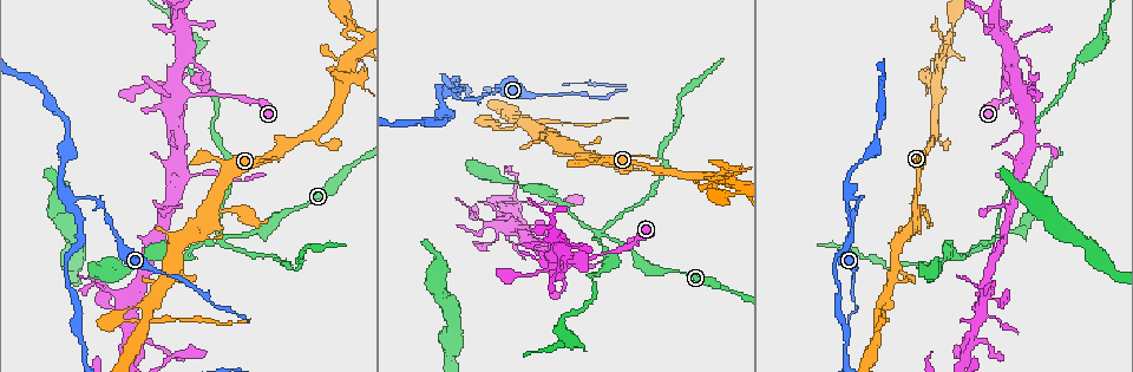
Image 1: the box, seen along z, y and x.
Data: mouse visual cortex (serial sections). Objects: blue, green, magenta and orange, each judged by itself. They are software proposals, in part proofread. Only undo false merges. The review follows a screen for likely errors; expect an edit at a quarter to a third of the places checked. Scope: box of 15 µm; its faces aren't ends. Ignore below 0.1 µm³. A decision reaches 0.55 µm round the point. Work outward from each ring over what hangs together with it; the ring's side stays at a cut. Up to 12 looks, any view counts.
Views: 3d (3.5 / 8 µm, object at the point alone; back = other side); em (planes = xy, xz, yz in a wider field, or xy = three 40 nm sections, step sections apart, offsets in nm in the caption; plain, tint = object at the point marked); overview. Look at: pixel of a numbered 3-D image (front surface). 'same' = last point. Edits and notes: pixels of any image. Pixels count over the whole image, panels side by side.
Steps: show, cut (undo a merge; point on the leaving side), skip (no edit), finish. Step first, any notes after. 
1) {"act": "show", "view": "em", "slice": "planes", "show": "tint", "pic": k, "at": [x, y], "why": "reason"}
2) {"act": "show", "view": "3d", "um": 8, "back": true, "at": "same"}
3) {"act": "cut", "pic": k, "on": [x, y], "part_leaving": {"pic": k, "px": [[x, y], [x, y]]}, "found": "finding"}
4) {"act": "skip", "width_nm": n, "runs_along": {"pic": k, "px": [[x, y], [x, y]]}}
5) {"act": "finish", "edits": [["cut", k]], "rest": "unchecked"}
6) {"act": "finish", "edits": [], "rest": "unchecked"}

{"act": "show", "view": "3d", "um": 3.5, "pic": 1, "at": [570, 266], "why": "two arms at a narrow angle"}

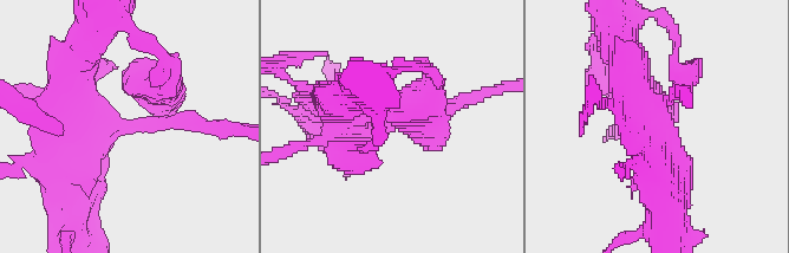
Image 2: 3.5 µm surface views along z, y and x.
{"act": "show", "view": "em", "slice": "xy", "step": 2, "show": "tint", "pic": 2, "at": [117, 127]}

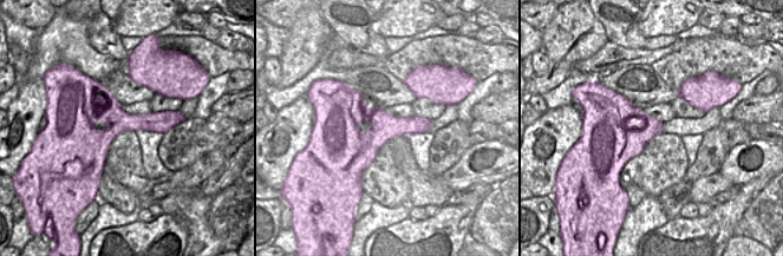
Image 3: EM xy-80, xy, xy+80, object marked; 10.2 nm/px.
{"act": "skip", "runs_along": {"pic": 2, "px": [[191, 122], [116, 125], [76, 155], [72, 183]]}, "found": "all the same cell"}

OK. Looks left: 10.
{"act": "show", "view": "3d", "um": 3.5, "pic": 1, "at": [994, 237], "why": "four-way junction"}

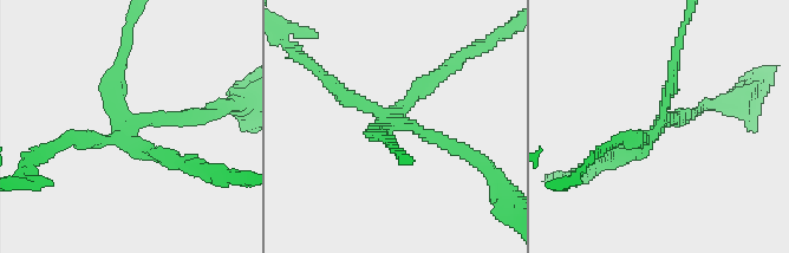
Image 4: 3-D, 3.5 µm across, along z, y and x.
{"act": "show", "view": "em", "slice": "planes", "show": "tint", "pic": 4, "at": [662, 119], "arms": 4, "arm_widths_nm": [150, 200, 200, 200]}

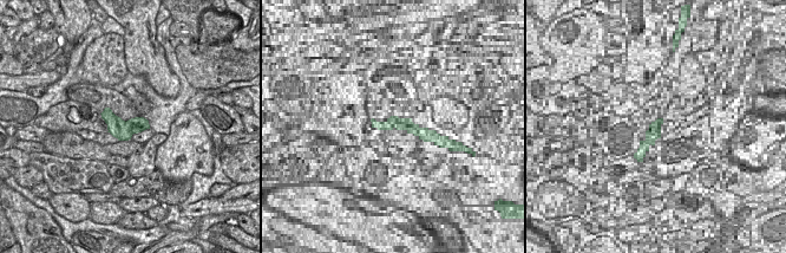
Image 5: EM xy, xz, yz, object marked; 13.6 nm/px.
{"act": "show", "view": "em", "slice": "xy", "step": 1, "show": "tint", "at": "same", "why": "cut it another way"}

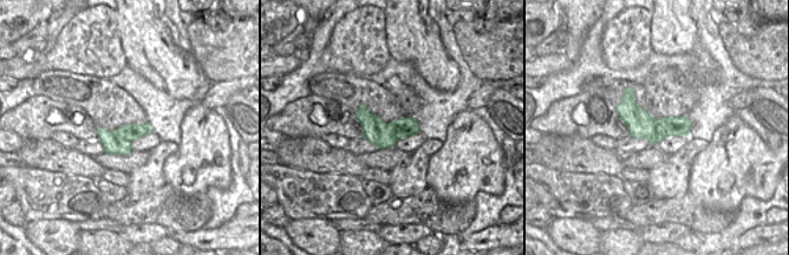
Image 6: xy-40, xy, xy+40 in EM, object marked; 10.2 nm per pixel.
{"act": "cut", "pic": 4, "on": [423, 83], "border": {"pic": 6, "px": [[117, 129], [126, 129], [131, 141]]}, "found": "a second cell is stuck on"}

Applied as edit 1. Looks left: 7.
{"act": "show", "view": "3d", "um": 3.5, "pic": 1, "at": [916, 211], "why": "two arms in line, one across"}

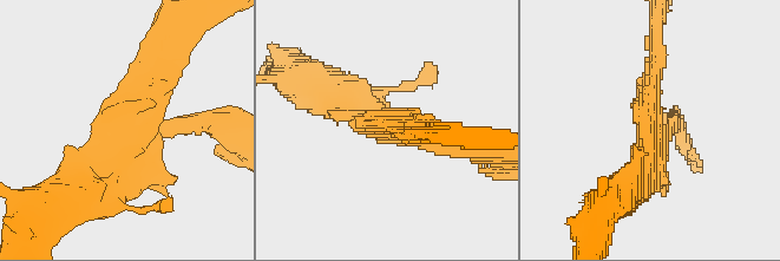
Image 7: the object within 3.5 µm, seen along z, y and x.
{"act": "show", "view": "em", "slice": "xy", "step": 3, "show": "tint", "pic": 7, "at": [652, 128]}

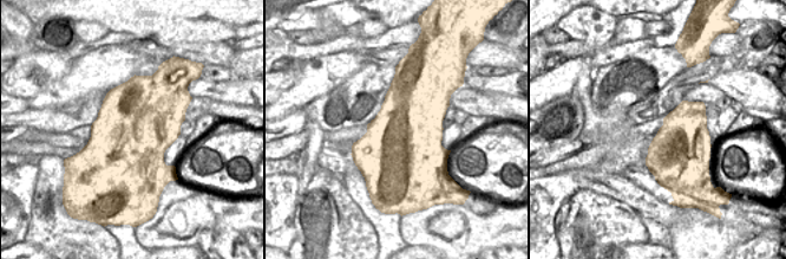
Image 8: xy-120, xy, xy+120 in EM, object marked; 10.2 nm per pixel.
{"act": "skip", "width_nm": 850, "runs_along": {"pic": 7, "px": [[159, 53], [142, 136], [102, 191]]}, "found": "continuous, no second cell"}

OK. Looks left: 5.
{"act": "show", "view": "3d", "um": 3.5, "pic": 1, "at": [127, 309], "why": "a narrow waist"}

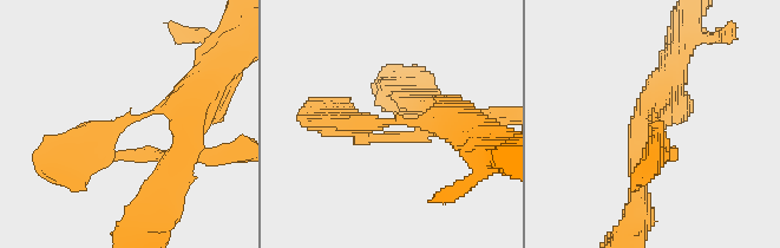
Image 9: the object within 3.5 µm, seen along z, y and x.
{"act": "show", "view": "em", "slice": "xy", "step": 3, "show": "tint", "pic": 9, "at": [385, 125], "arm_widths_nm": [300, 350]}

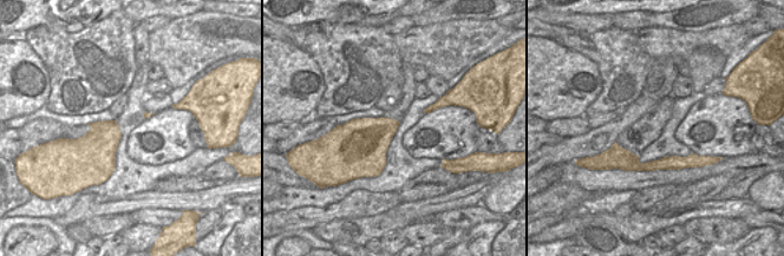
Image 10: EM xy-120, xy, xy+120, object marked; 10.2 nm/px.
{"act": "cut", "pic": 9, "on": [238, 147], "part_leaving": {"pic": 9, "px": [[202, 152], [209, 156], [241, 152]]}, "found": "two cells meet here"}

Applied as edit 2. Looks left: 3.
{"act": "show", "view": "overview"}

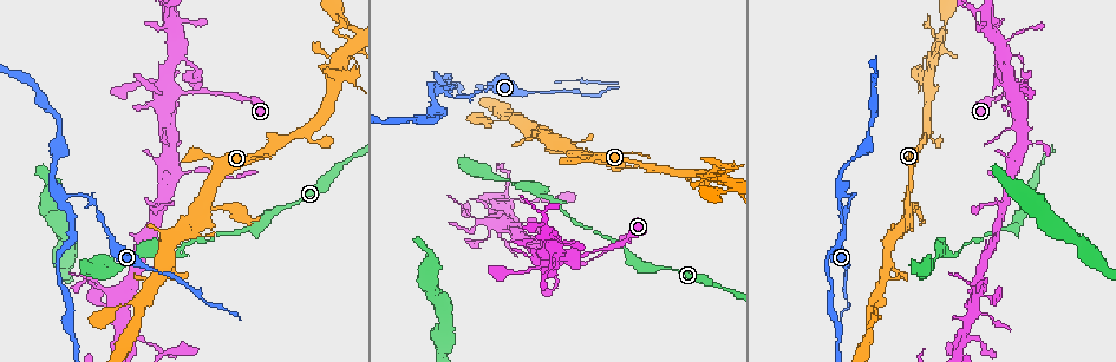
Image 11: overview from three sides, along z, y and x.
{"act": "show", "view": "3d", "um": 3.5, "pic": 11, "at": [65, 196], "why": "two arms in line, one across"}

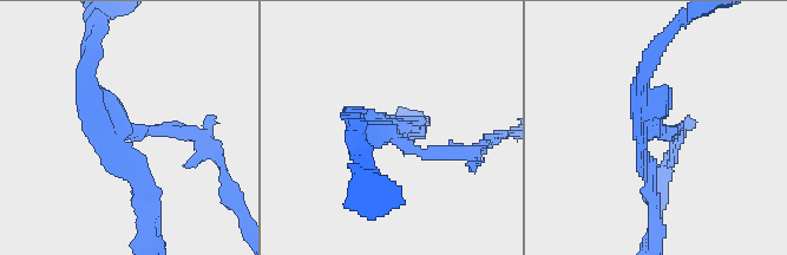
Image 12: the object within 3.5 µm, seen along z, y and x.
{"act": "show", "view": "em", "slice": "xy", "step": 2, "show": "tint", "pic": 12, "at": [386, 131], "arms": 3, "arm_widths_nm": [150, 150, 250], "why": "now the EM"}

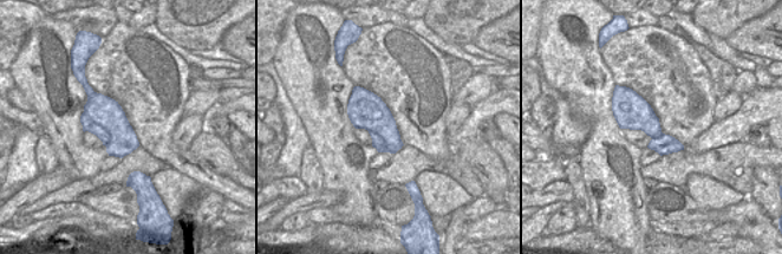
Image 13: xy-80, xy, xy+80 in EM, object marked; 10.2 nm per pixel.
{"act": "skip", "runs_along": {"pic": 12, "px": [[194, 132], [125, 132], [92, 106], [89, 73]]}, "found": "one cell here"}

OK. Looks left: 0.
{"act": "finish", "edits": [["cut", 4], ["cut", 9]], "rest": "unchecked"}

